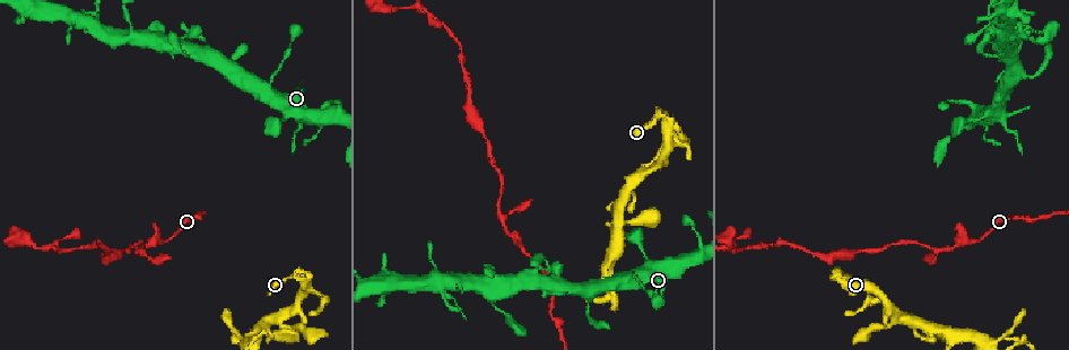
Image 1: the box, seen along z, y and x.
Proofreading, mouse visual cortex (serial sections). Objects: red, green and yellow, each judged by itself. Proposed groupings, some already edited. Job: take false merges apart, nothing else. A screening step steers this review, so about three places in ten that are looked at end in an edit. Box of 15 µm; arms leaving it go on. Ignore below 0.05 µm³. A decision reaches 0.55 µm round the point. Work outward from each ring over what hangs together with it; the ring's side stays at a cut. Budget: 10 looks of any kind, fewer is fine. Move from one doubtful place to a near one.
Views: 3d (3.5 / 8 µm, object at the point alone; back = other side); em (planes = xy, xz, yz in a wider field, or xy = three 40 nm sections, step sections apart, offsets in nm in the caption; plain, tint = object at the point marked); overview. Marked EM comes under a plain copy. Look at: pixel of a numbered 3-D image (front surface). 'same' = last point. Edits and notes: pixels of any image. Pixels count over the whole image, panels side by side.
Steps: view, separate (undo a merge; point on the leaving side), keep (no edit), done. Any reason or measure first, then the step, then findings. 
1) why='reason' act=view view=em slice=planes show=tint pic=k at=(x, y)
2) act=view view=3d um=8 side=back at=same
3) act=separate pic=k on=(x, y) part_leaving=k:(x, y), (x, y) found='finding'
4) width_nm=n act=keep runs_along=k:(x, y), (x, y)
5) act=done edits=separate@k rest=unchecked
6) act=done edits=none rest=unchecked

act=view view=3d um=3.5 pic=1 at=(945, 248)

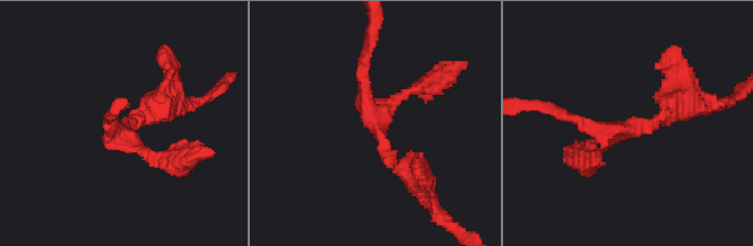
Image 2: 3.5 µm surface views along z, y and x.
act=view view=em slice=xy step=2 show=tint pic=2 at=(630, 126)

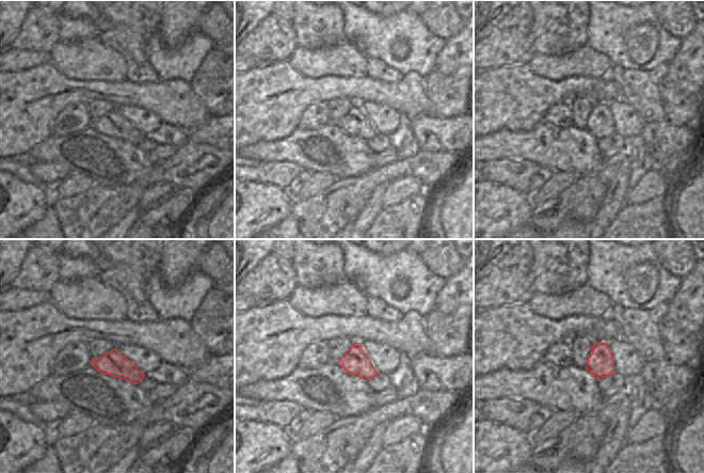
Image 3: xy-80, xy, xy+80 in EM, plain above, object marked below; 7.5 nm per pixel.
act=view view=em slice=xy step=3 show=tint at=same

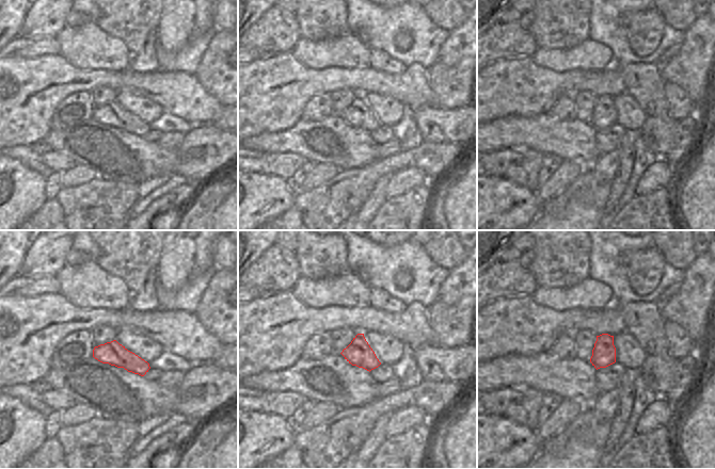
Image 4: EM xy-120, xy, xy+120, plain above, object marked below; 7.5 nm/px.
act=keep runs_along=2:(416, 177), (388, 160), (363, 62) found='one cell here'

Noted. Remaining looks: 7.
why='abrupt turn' act=view view=3d um=3.5 pic=1 at=(839, 275)

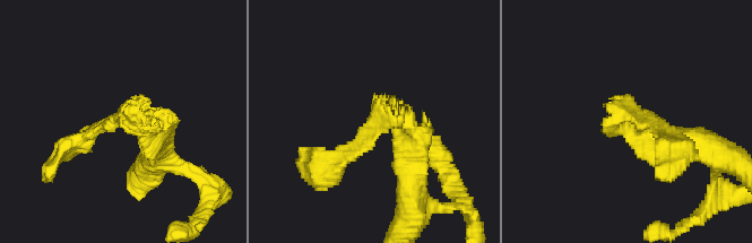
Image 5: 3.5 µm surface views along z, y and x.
why='shape alone is not enough' act=view view=em slice=xy step=1 show=tint pic=5 at=(376, 117)

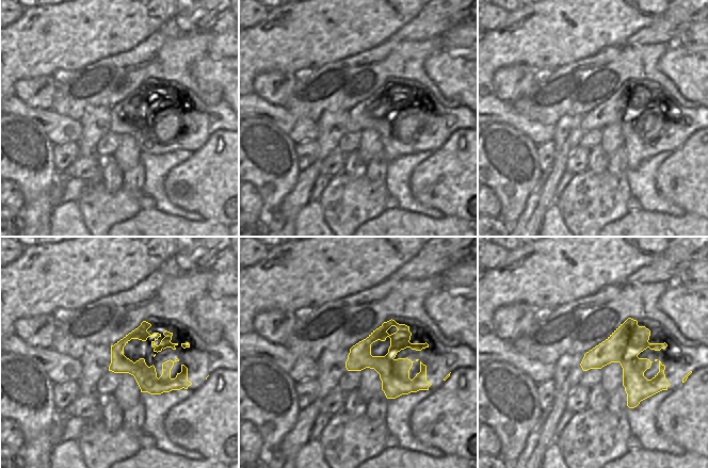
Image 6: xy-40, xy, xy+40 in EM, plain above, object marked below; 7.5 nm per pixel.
why='another direction' act=view view=em slice=xy step=2 show=tint at=same

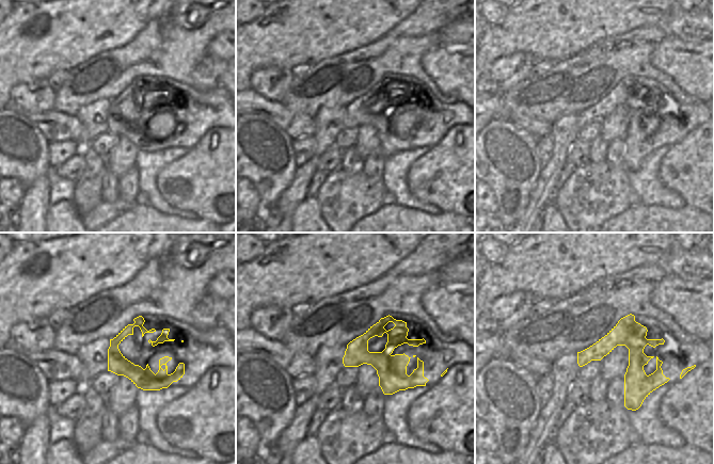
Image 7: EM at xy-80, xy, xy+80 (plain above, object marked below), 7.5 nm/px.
act=keep runs_along=7:(580, 354), (625, 341), (636, 370), (657, 382) found='one cell here'

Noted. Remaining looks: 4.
act=view view=3d um=8 pic=1 at=(327, 298)

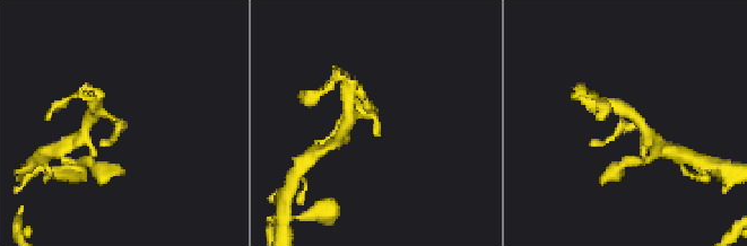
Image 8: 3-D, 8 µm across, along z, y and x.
act=view view=em slice=xy step=1 show=tint pic=8 at=(122, 125)

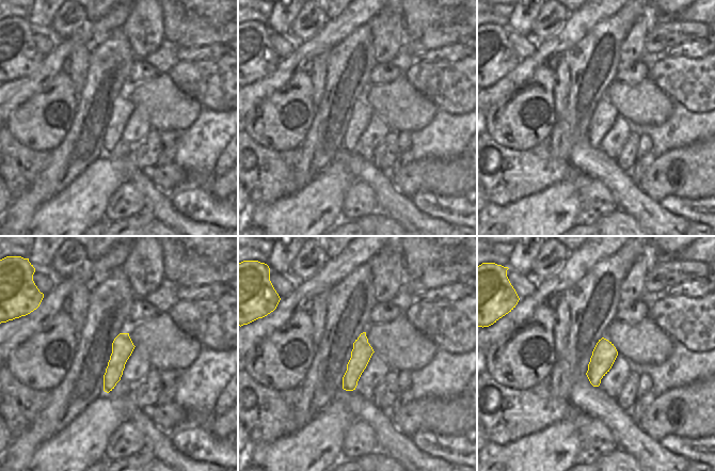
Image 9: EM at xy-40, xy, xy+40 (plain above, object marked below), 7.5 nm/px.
width_nm=150 act=keep runs_along=9:(126, 335), (107, 389) found='one cell here'

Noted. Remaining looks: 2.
why='four arms meet' act=view view=3d um=3.5 pic=1 at=(59, 248)

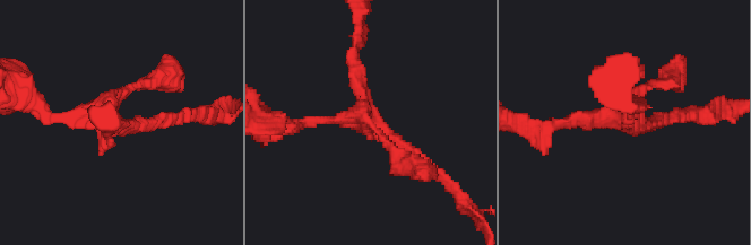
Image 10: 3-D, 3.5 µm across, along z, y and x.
act=keep runs_along=10:(428, 164), (357, 117), (295, 125) found='one cell here'

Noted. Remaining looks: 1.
act=done edits=none rest=unchecked

